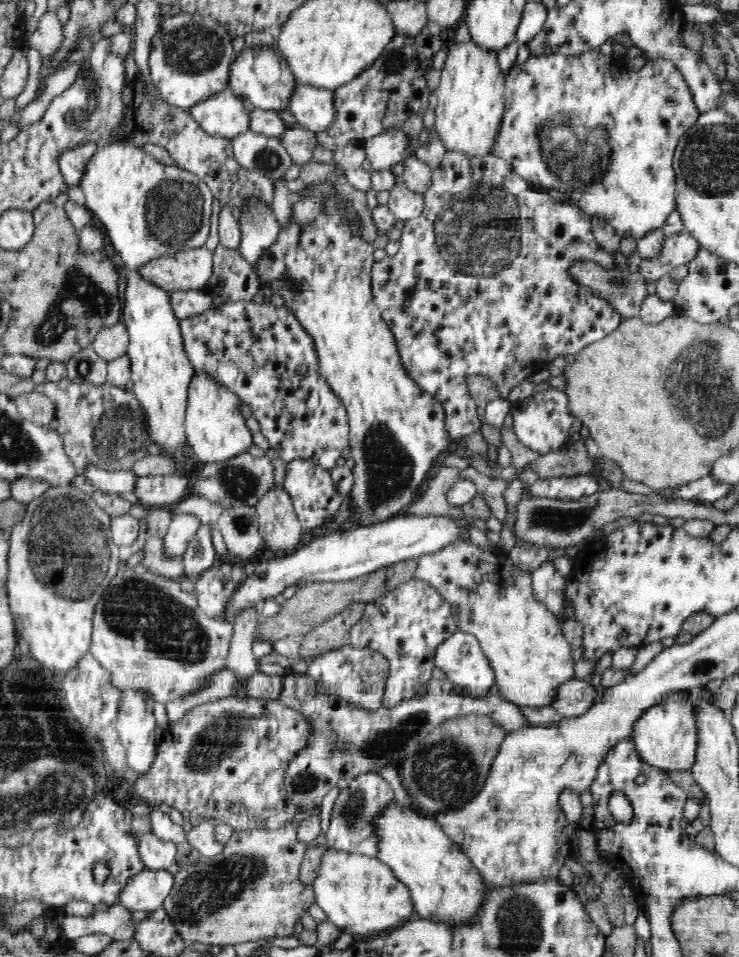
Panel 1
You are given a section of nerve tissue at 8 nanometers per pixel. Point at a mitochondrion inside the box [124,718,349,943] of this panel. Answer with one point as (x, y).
(214, 887)

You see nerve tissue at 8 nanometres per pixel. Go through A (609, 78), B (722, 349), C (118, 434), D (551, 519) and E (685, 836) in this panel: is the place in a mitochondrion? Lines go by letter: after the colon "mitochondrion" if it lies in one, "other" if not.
A: other
B: mitochondrion
C: mitochondrion
D: mitochondrion
E: other

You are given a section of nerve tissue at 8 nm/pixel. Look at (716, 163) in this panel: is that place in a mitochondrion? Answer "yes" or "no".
yes

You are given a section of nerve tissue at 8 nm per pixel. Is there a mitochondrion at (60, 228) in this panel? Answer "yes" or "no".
no

